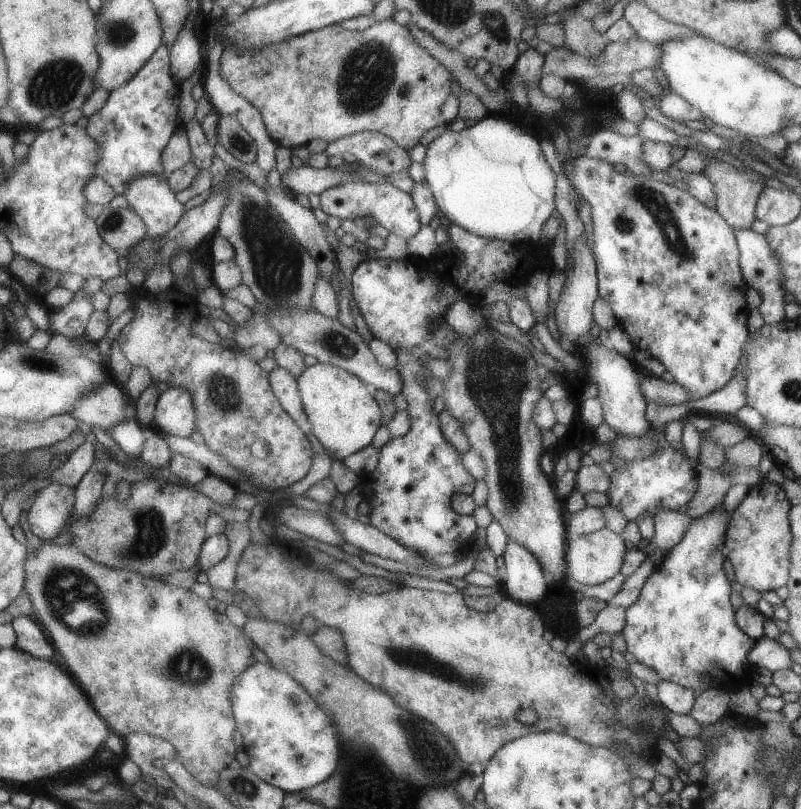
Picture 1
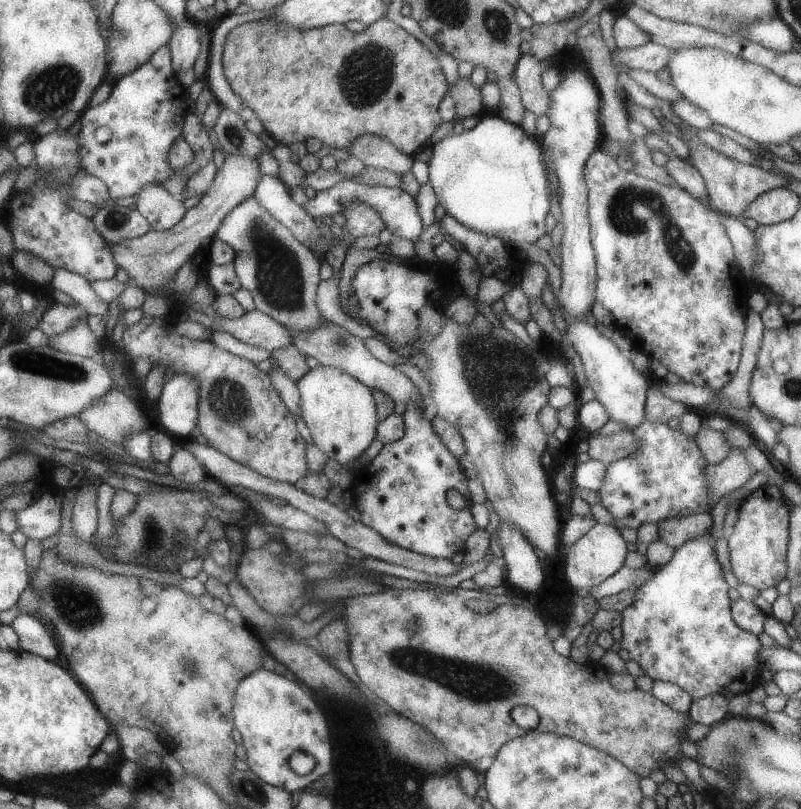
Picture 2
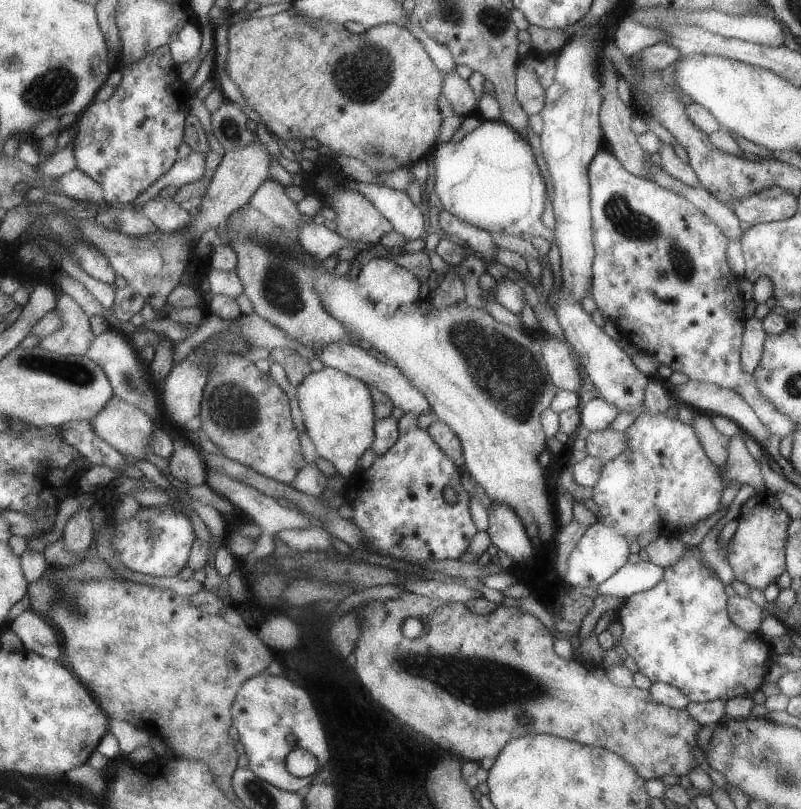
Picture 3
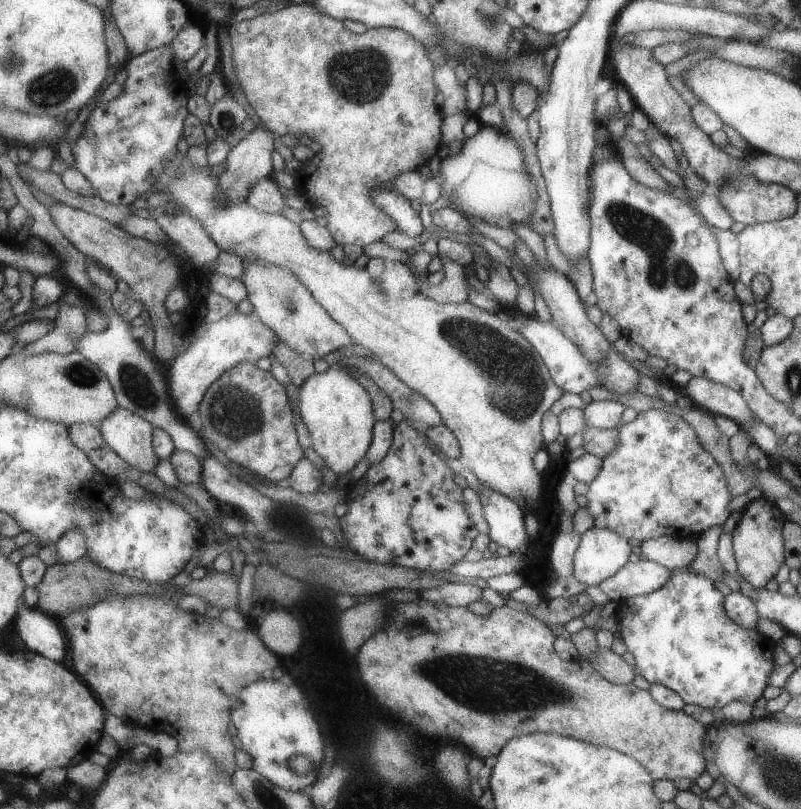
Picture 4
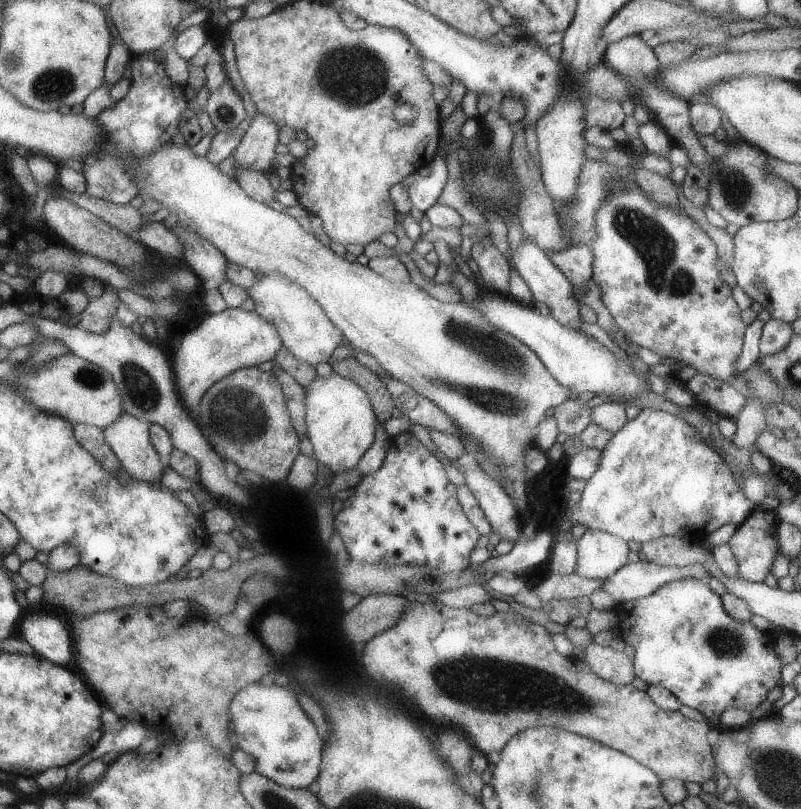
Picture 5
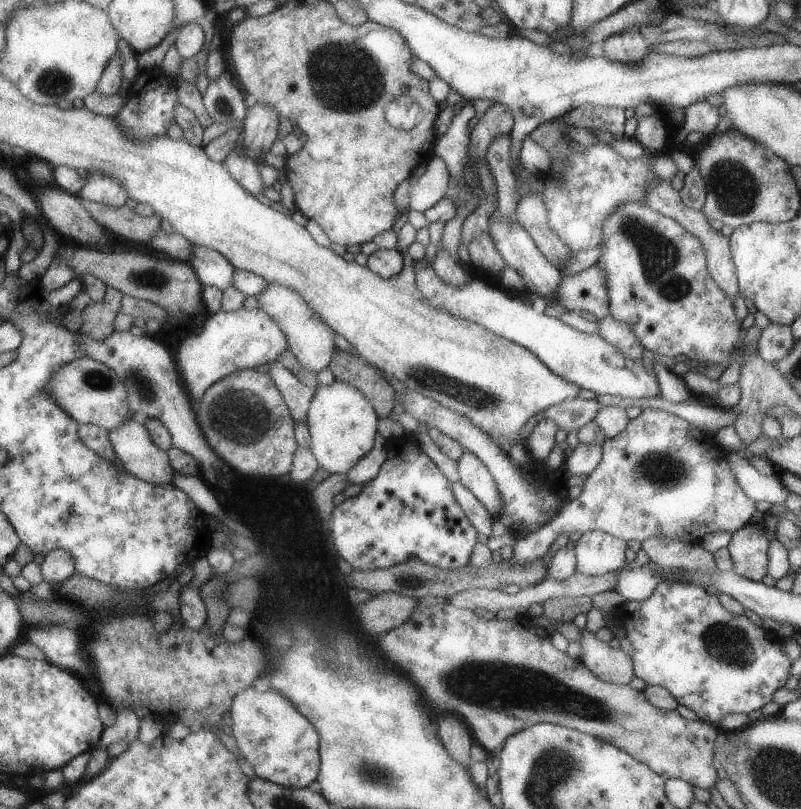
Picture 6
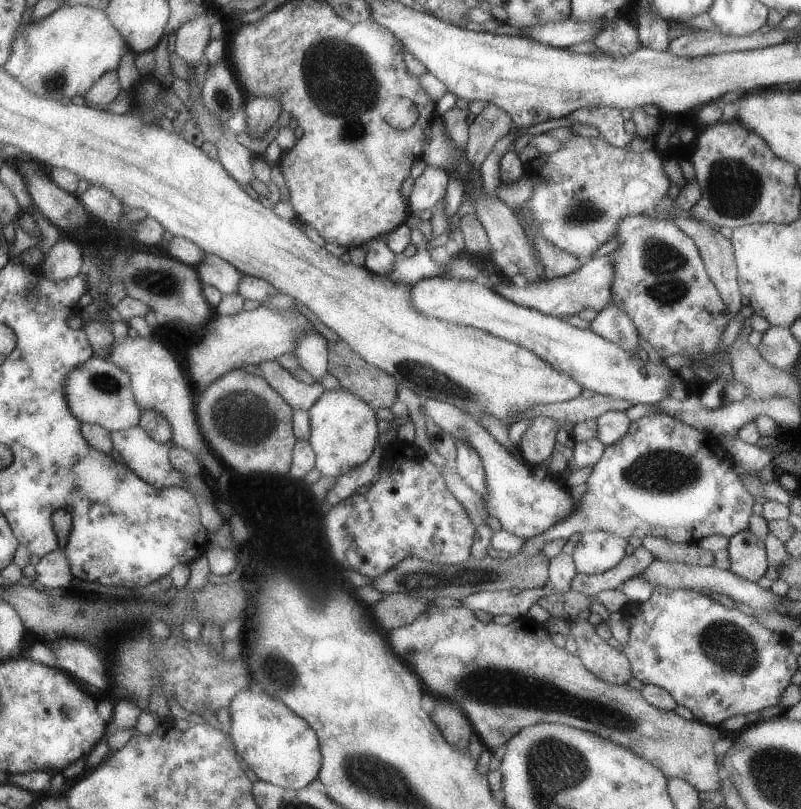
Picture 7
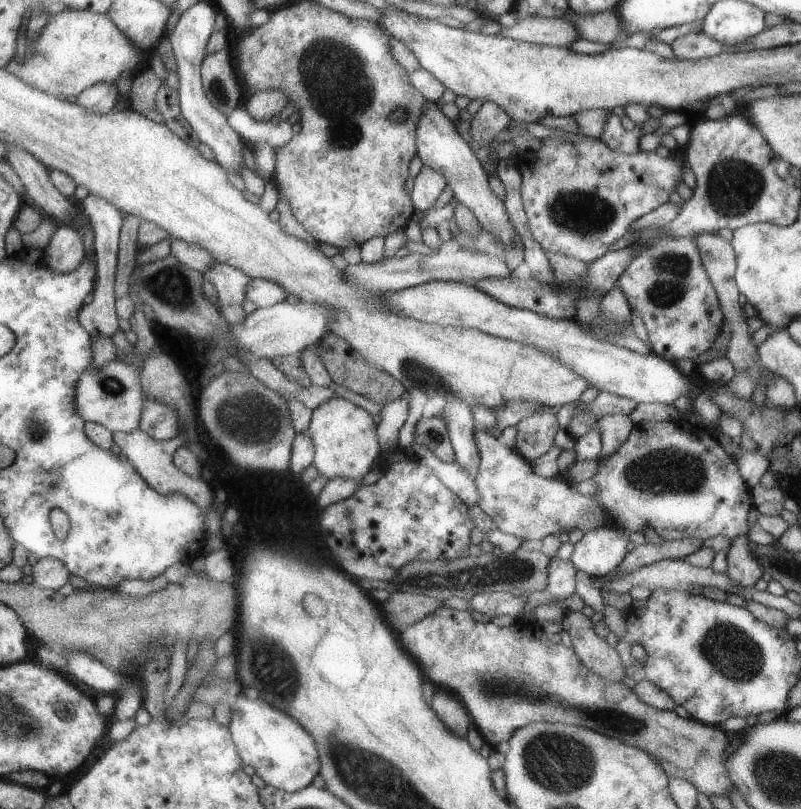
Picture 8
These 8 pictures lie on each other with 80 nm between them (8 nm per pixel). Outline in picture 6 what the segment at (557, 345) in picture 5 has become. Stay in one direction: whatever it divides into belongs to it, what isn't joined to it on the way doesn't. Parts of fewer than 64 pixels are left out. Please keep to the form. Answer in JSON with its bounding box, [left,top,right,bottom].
[416,261,660,398]

